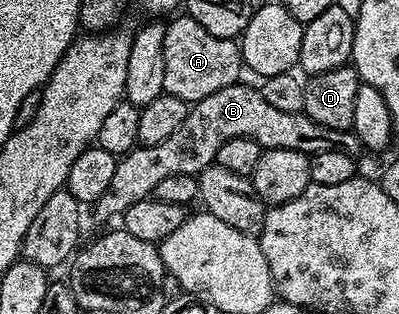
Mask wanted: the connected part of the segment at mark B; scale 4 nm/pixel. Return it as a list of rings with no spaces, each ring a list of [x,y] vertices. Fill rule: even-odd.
[[[245,83],[220,87],[220,91],[212,91],[204,99],[193,102],[189,106],[184,123],[164,139],[164,143],[155,145],[138,145],[125,155],[118,157],[118,166],[108,183],[104,195],[94,202],[92,212],[100,220],[109,217],[121,218],[132,203],[140,203],[140,199],[153,194],[156,183],[161,183],[168,175],[195,175],[203,173],[209,165],[216,162],[216,151],[228,143],[228,139],[252,139],[263,149],[283,149],[284,151],[300,151],[307,155],[323,153],[339,149],[352,158],[363,152],[358,136],[345,129],[329,129],[312,120],[307,113],[280,111],[271,107],[264,99],[261,88]]]

